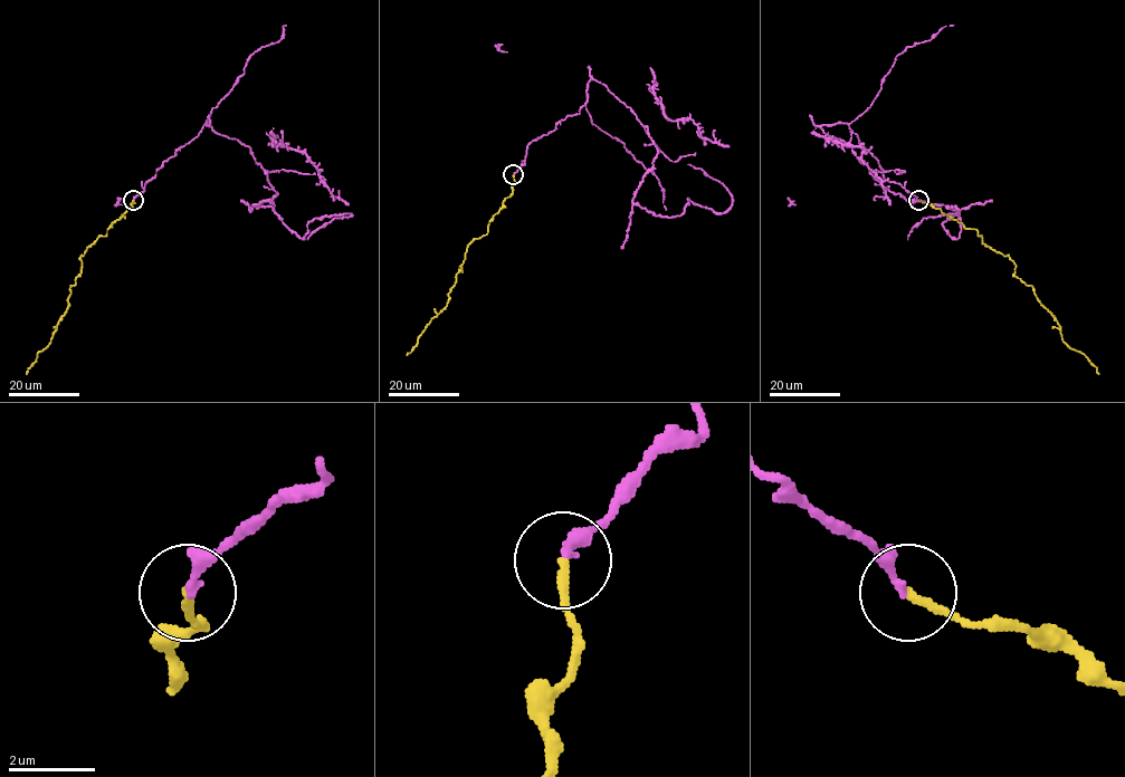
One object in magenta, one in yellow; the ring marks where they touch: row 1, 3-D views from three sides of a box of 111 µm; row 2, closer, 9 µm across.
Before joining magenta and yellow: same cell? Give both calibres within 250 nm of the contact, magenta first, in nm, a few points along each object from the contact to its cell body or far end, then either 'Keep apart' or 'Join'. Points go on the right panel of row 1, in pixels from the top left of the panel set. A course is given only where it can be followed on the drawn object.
Thickness 240 nm (magenta) against 190 nm. Course of magenta: (917, 200), (846, 123), (821, 127), (892, 192), (959, 211), (957, 239), (942, 223), (953, 213), (908, 239). Course of yellow: (918, 200), (974, 229), (989, 247), (1009, 257), (1014, 275), (1033, 288), (1052, 316), (1061, 339), (1098, 374). Join

